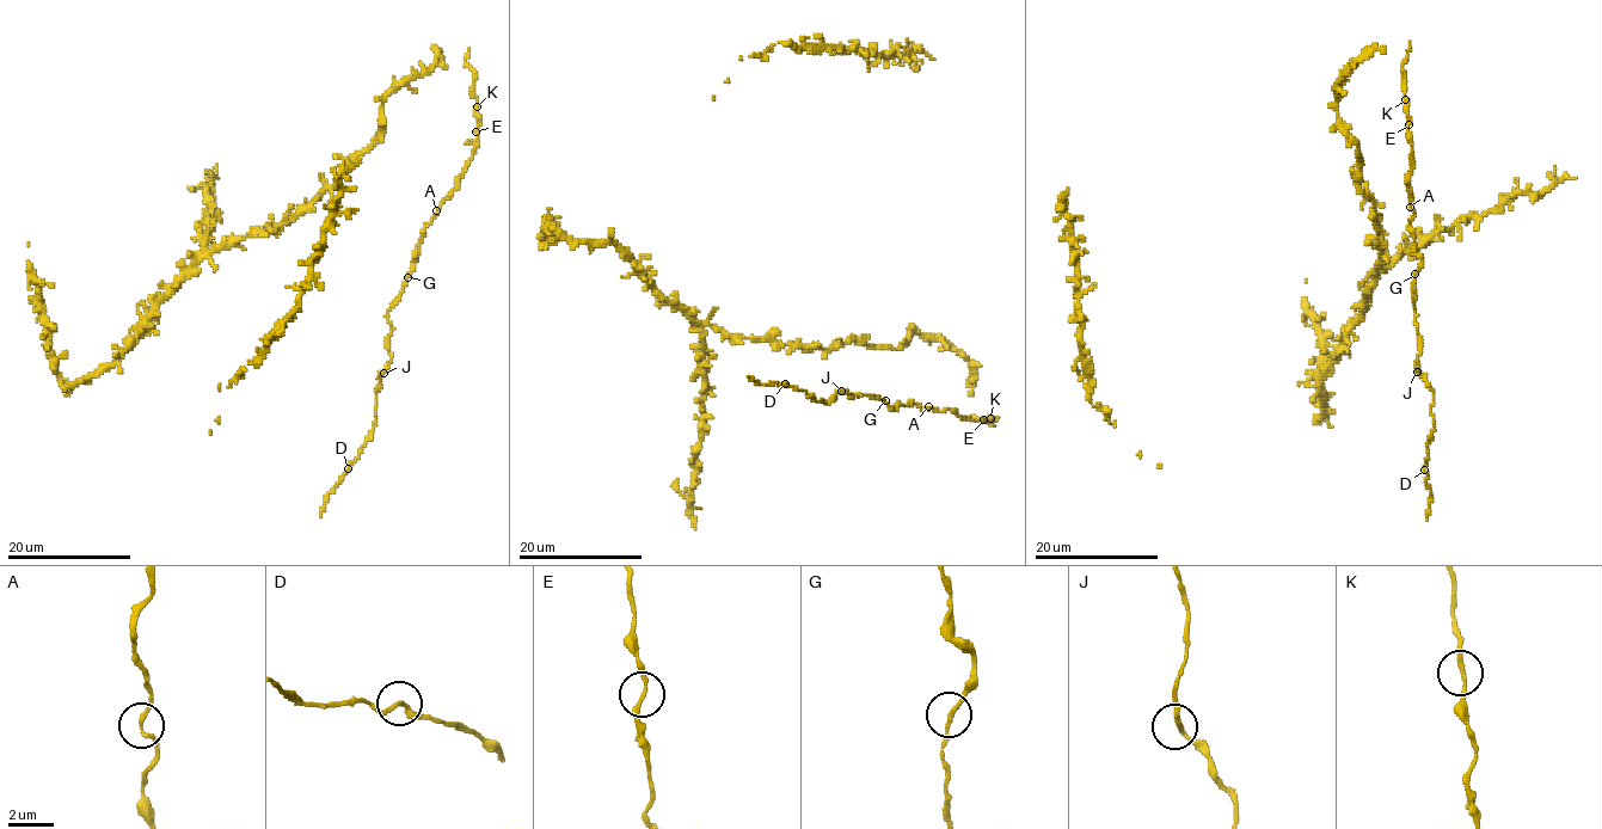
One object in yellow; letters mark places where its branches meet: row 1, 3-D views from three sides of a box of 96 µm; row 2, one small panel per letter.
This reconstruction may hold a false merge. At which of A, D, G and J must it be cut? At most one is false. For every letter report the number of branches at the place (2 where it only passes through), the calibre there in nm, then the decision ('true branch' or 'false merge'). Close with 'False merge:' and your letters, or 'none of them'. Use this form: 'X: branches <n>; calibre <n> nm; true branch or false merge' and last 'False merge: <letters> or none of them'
A: branches 2; calibre 170 nm; true branch
D: branches 2; calibre 190 nm; true branch
G: branches 2; calibre 170 nm; true branch
J: branches 2; calibre 240 nm; true branch
False merge: none of them

